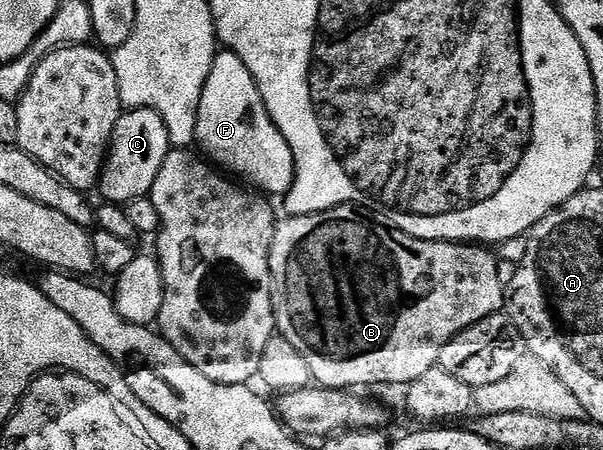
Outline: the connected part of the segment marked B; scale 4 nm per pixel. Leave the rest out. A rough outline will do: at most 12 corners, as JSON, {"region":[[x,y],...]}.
{"region":[[286,215],[277,332],[322,388],[408,386],[507,304],[488,247]]}

